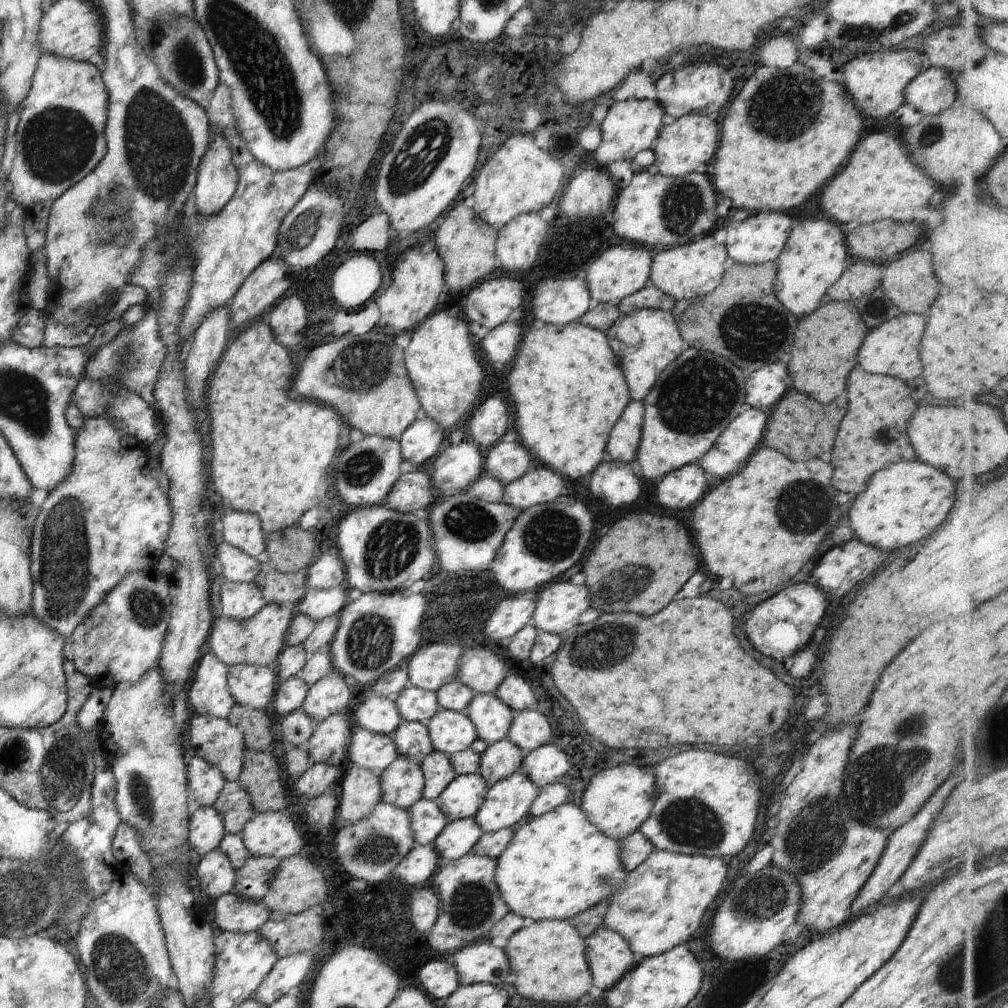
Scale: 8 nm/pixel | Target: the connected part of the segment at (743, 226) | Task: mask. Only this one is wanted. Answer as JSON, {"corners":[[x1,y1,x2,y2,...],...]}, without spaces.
{"corners":[[776,211,759,212,748,216,738,222,730,222,726,226,726,247,729,262,755,265,768,261,776,261,782,248,785,247,790,231,792,230,792,218,787,214]]}

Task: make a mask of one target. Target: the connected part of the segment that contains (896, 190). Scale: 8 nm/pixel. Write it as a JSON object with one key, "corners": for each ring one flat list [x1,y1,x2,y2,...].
{"corners":[[866,132,858,142,858,148,852,152,846,166,840,172,830,177,830,182,820,192,822,208,829,218,838,225,848,222,870,224,882,219,892,219,896,222,914,220,914,211,924,204,936,208,932,204,936,184,930,180,918,166,908,157,906,149,900,147,894,137,884,132]]}

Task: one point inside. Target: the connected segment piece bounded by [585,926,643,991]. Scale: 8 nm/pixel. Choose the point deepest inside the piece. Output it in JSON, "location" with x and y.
{"location":[609,956]}

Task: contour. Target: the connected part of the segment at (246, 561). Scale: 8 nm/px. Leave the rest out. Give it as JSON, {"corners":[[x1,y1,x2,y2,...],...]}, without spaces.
{"corners":[[223,541,213,555,222,565,222,574,227,581,233,583,252,583,260,572,260,560,248,556,235,546]]}

